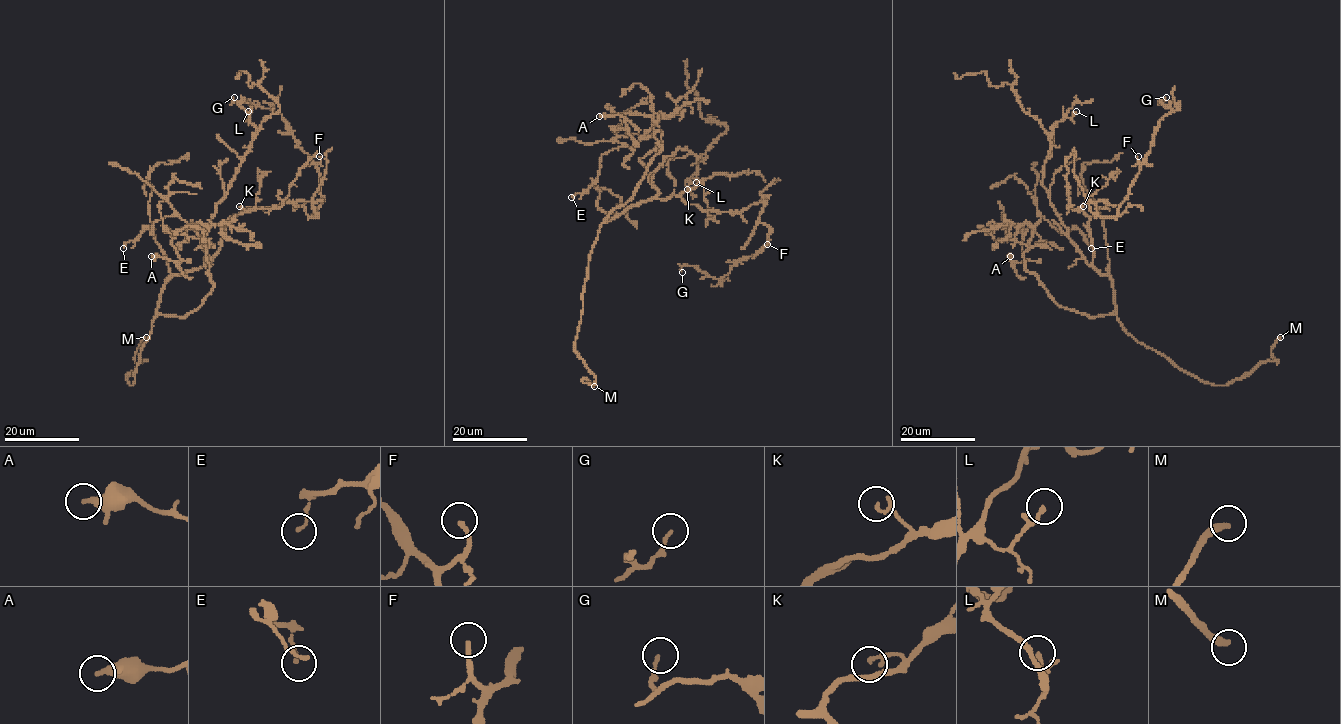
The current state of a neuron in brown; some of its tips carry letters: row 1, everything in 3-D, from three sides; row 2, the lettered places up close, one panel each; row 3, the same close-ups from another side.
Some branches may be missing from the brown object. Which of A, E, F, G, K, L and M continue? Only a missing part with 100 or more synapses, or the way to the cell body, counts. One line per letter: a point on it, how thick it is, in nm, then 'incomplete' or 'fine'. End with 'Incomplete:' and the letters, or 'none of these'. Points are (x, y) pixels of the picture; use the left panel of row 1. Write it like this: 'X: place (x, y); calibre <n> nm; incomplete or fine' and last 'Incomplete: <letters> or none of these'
A: place (151, 256); calibre 360 nm; fine
E: place (123, 248); calibre 130 nm; fine
F: place (319, 156); calibre 180 nm; fine
G: place (234, 97); calibre 160 nm; fine
K: place (239, 206); calibre 90 nm; fine
L: place (248, 111); calibre 100 nm; fine
M: place (146, 337); calibre 280 nm; incomplete
Incomplete: M

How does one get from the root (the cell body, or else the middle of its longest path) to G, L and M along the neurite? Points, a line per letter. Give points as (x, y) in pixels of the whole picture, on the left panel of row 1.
G: (203, 265), (238, 213), (309, 201), (315, 217), (323, 201), (316, 164), (283, 117), (234, 97)
L: (203, 265), (208, 265), (211, 259), (203, 248), (201, 235), (256, 132), (248, 111)
M: (203, 265), (166, 282), (131, 385), (127, 378), (147, 361), (134, 361), (146, 337)

